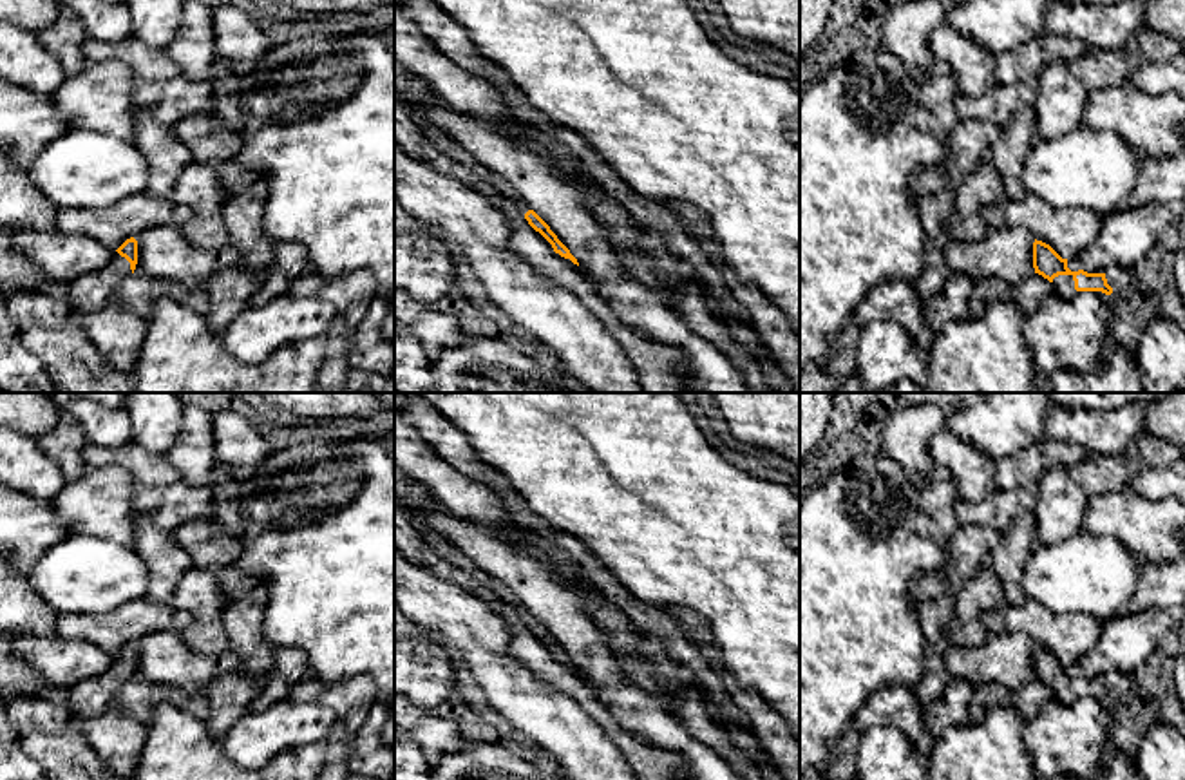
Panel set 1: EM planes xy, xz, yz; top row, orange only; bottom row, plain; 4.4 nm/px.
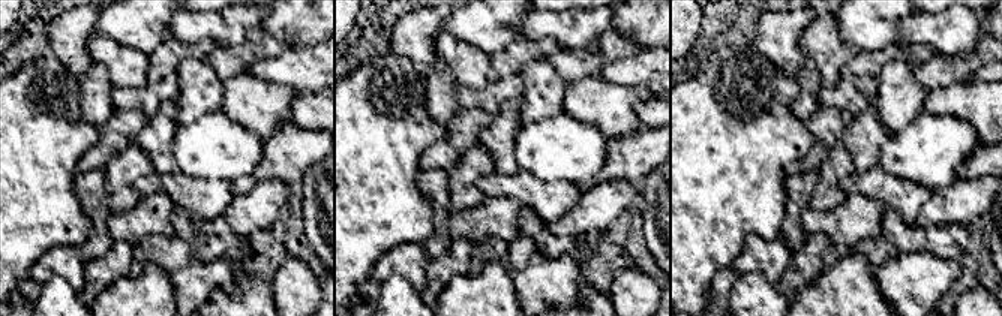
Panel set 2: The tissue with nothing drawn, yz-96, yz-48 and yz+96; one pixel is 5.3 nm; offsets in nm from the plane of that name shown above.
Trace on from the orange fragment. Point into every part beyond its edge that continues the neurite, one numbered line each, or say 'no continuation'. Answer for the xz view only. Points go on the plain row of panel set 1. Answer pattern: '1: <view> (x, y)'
1: xz (442, 547)

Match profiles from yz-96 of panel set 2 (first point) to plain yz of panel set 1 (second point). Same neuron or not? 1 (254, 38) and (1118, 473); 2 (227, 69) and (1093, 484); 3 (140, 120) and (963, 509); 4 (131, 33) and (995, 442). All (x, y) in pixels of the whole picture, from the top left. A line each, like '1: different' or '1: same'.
1: same
2: same
3: different
4: same

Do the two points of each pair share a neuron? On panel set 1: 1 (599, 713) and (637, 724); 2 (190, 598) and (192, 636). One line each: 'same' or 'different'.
1: different
2: same

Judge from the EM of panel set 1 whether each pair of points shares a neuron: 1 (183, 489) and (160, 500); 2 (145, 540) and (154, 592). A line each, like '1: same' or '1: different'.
1: same
2: same

